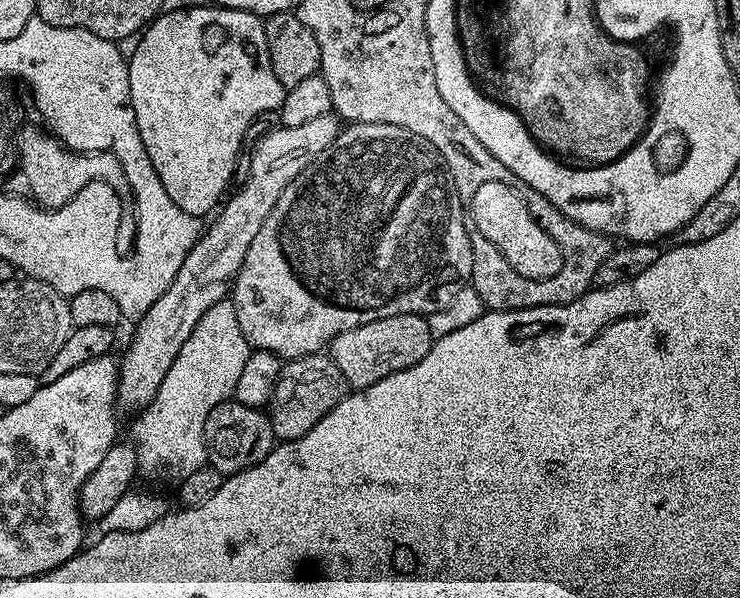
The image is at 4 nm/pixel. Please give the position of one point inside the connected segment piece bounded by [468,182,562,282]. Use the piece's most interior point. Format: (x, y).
(496, 210)

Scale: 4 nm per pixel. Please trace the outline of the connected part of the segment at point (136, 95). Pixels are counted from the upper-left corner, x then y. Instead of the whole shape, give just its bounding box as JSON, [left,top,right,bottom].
[127,6,286,217]

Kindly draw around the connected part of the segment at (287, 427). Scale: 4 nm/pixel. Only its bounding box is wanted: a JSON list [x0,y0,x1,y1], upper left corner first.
[266,355,349,441]

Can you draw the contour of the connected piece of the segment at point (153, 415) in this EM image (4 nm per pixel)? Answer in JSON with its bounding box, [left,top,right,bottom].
[131,302,250,482]

